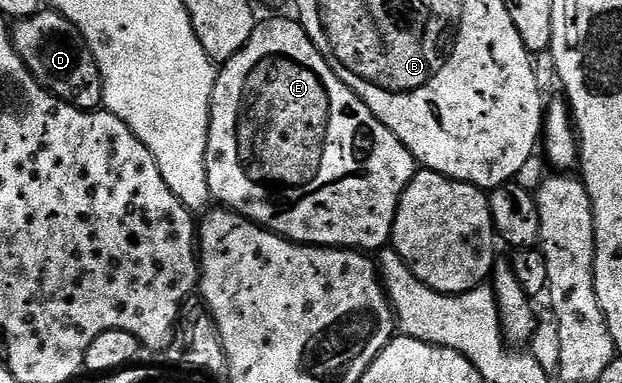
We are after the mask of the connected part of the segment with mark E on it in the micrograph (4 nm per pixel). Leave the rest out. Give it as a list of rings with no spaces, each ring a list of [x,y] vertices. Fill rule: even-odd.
[[[290,18],[259,21],[248,44],[244,44],[244,48],[240,48],[240,52],[236,52],[236,56],[228,59],[218,70],[218,79],[210,101],[210,131],[206,149],[210,197],[219,207],[232,210],[242,218],[279,234],[281,238],[287,238],[289,242],[300,242],[303,246],[337,246],[343,250],[363,252],[381,251],[391,241],[394,233],[394,221],[402,193],[406,191],[406,185],[414,179],[414,157],[412,152],[408,152],[406,145],[370,111],[368,104],[364,104],[364,100],[360,100],[360,96],[356,96],[356,92],[352,92],[348,84],[338,79],[336,72],[319,50],[318,43],[310,37],[302,23]]]

